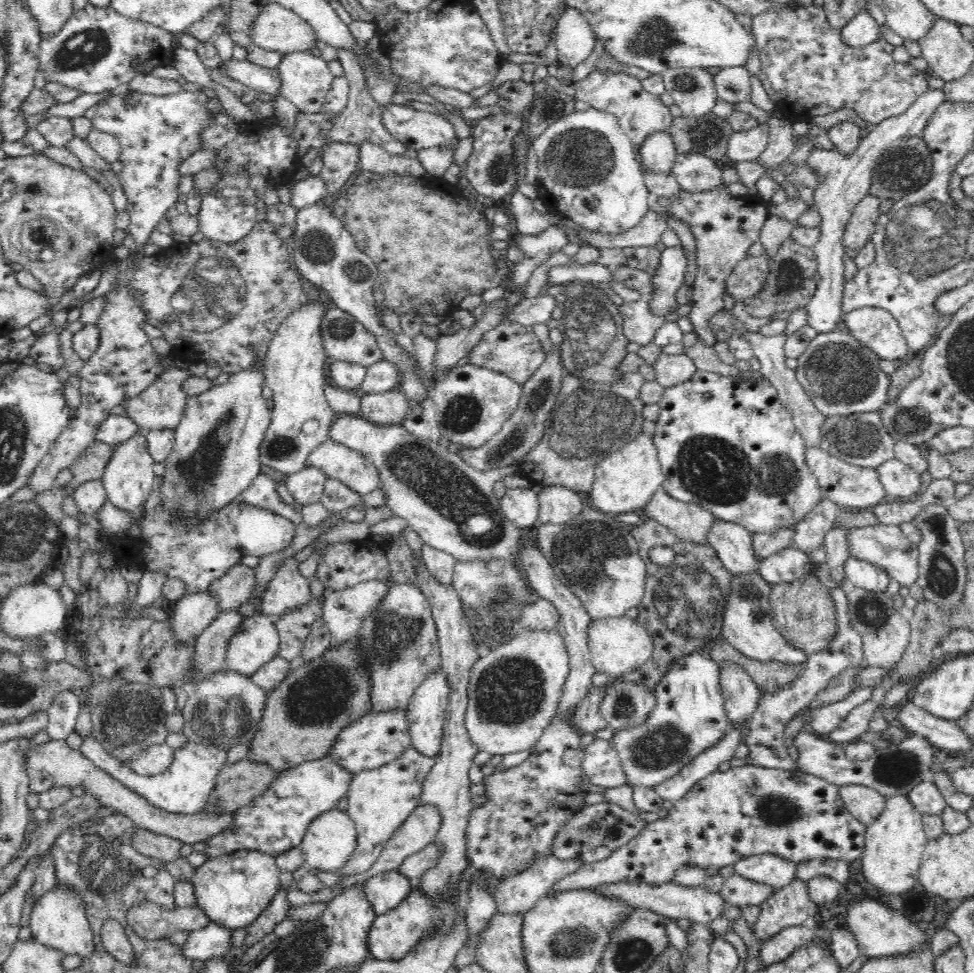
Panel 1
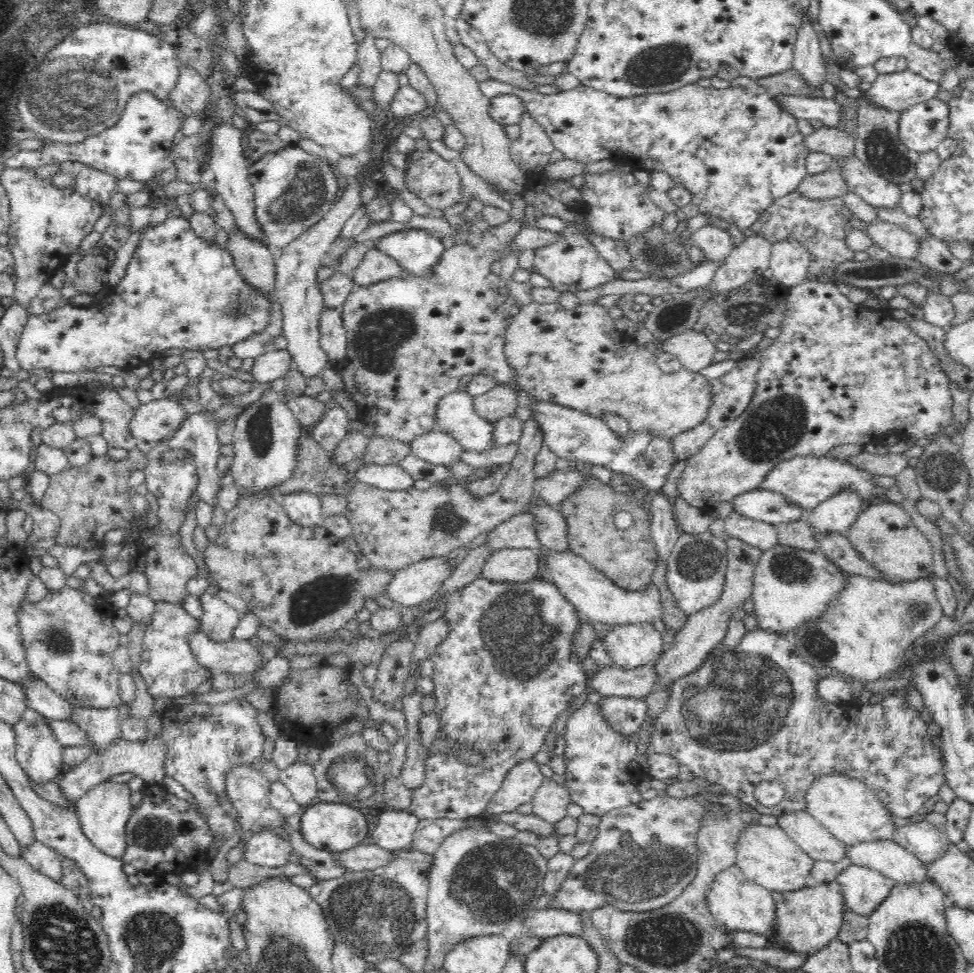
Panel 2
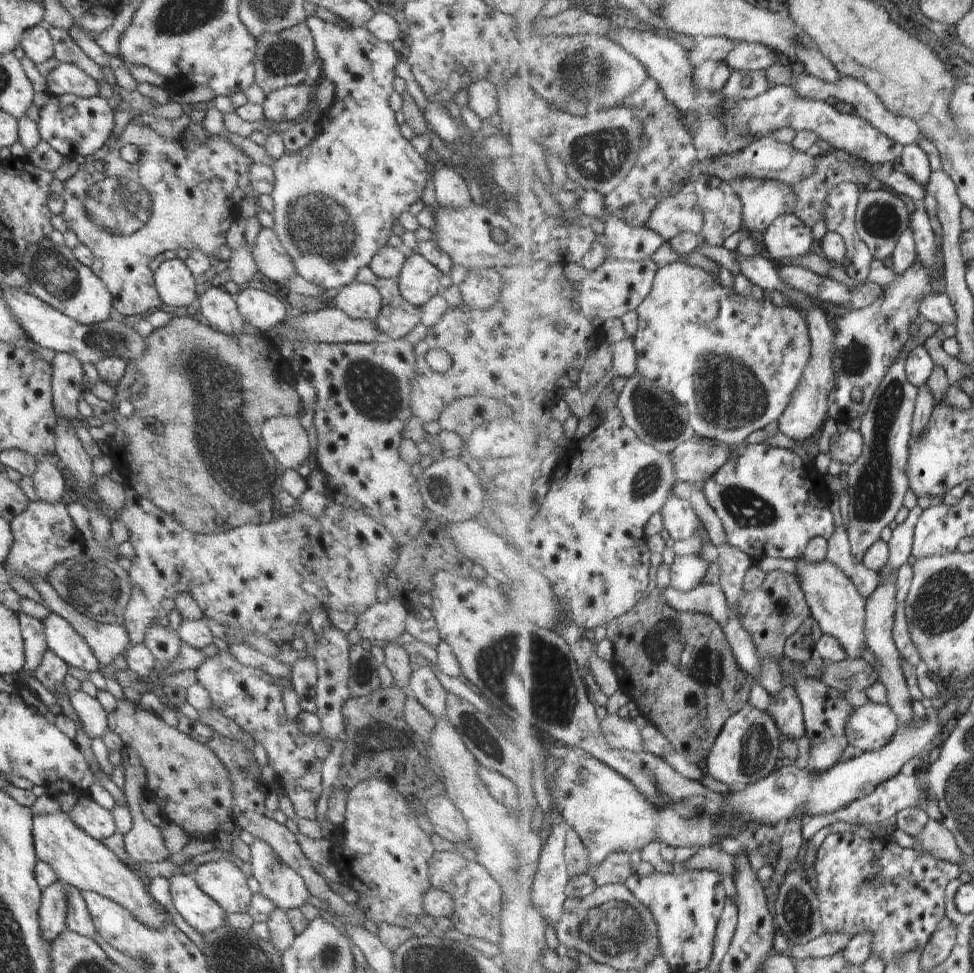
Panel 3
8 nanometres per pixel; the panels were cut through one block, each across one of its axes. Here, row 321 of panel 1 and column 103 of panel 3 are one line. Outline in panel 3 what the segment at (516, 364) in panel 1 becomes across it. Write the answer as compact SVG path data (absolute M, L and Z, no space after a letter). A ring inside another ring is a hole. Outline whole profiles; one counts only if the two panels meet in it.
M125 486L124 493L126 503L118 513L109 510L100 499L97 505L110 522L111 518L121 519L130 533L129 542L135 551L135 560L128 573L130 597L123 615L123 624L134 644L143 642L146 628L153 621L166 621L172 609L176 609L175 596L187 591L201 612L217 624L238 626L267 637L280 647L302 636L313 608L321 607L327 611L328 607L333 607L356 615L369 610L378 602L378 580L383 578L385 582L392 568L405 567L400 559L400 547L378 520L356 509L346 509L336 502L329 504L323 516L318 519L298 510L284 513L278 520L267 524L244 524L227 533L204 535L178 524L168 513L162 512L152 501L141 497L132 488ZM320 532L324 534L324 556L318 552L318 536L314 536Z

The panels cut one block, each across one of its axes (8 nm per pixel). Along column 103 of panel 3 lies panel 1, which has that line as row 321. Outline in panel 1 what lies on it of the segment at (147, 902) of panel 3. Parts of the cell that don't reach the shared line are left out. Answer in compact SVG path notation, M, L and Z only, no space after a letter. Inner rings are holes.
M858 308L848 312L843 320L849 333L881 359L902 363L913 356L890 312L882 308Z

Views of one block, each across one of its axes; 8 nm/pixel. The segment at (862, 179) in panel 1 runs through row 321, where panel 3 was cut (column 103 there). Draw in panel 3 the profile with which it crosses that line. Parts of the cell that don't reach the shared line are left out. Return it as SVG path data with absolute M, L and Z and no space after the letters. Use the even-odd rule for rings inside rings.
M84 794L79 796L76 806L66 814L76 826L96 841L102 842L117 832L111 812L94 799L84 797Z

